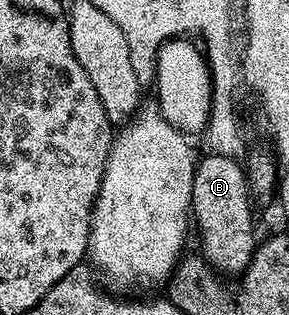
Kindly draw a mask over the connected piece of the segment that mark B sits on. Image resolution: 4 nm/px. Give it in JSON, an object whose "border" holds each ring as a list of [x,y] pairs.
{"border":[[[217,152],[199,157],[198,167],[194,173],[194,183],[192,184],[192,218],[196,223],[196,230],[202,233],[201,257],[205,258],[219,275],[226,274],[241,275],[248,268],[256,249],[254,242],[254,210],[250,207],[252,195],[250,193],[250,183],[246,180],[246,171],[241,161],[230,158],[229,153]]]}

